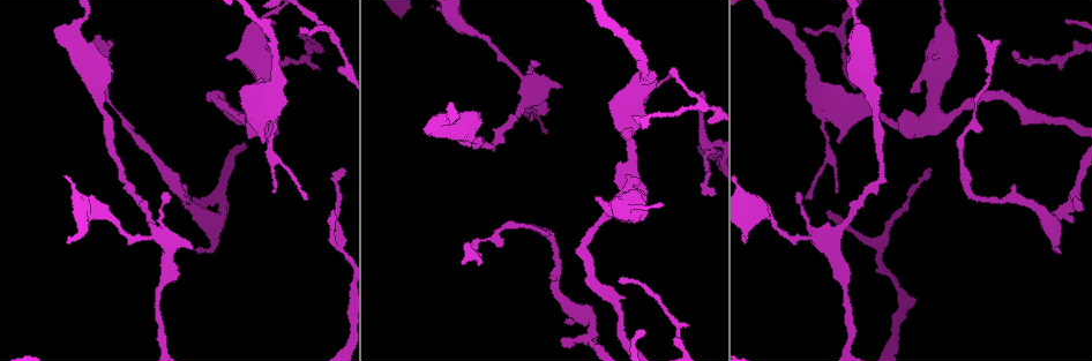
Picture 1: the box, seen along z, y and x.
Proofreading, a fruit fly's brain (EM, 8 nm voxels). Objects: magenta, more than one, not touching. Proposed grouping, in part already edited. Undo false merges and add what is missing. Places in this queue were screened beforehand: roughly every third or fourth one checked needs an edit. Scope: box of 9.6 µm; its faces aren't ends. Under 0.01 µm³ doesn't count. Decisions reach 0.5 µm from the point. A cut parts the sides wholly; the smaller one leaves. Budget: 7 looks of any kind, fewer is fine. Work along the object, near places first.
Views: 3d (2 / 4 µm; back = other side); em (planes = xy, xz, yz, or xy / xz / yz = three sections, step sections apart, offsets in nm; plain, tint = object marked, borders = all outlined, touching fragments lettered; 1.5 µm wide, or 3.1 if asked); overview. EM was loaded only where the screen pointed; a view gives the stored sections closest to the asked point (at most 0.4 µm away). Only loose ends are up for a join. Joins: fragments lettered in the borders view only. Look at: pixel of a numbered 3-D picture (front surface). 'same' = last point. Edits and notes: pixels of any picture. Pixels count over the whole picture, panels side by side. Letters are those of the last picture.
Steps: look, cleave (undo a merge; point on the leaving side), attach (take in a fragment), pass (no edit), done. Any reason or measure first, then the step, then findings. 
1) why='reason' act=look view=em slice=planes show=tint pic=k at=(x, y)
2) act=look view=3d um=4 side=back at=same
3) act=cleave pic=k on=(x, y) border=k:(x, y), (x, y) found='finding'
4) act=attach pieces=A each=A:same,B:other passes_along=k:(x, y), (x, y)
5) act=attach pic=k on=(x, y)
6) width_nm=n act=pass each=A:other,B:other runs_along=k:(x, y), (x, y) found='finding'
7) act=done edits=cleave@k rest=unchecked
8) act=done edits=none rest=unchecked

why='tapers out' act=look view=em slice=xy step=8 show=tint pic=1 at=(299, 27)

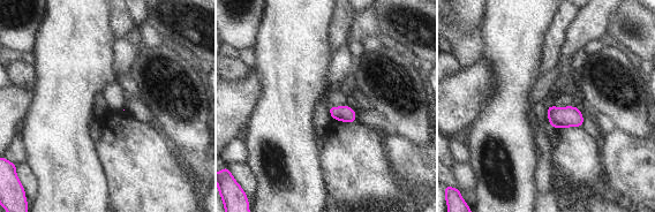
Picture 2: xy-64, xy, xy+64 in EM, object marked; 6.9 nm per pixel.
act=look view=em slice=yz step=4 show=borders at=same

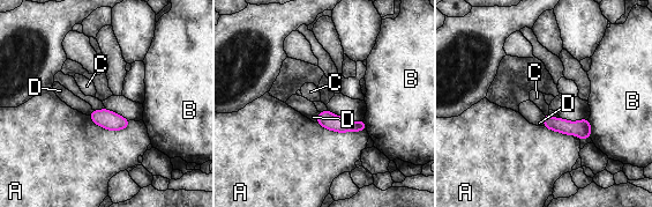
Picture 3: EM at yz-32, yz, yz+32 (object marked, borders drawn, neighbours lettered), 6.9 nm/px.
longest_contact=A:360nm act=pass each=A:other,B:other,C:other,D:other border=3:(316, 122), (337, 132), (366, 127) found='no lettered fragment goes on from it'

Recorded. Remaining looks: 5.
why='four or more arms meet' act=look view=3d um=2 pic=1 at=(457, 19)

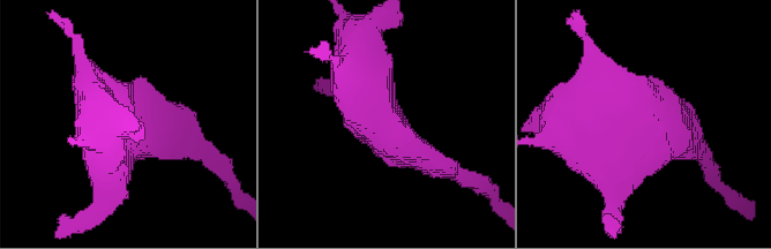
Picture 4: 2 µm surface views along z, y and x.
act=look view=em slice=planes show=tint pic=4 at=(652, 129)

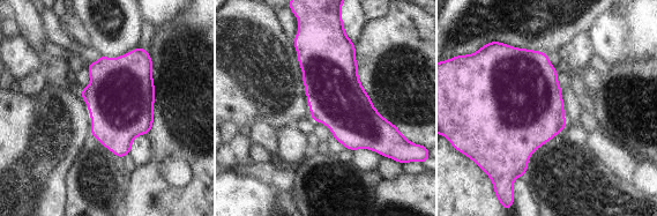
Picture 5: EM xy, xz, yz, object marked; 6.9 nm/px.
why='what lies round it' act=look view=em slice=planes show=borders at=same

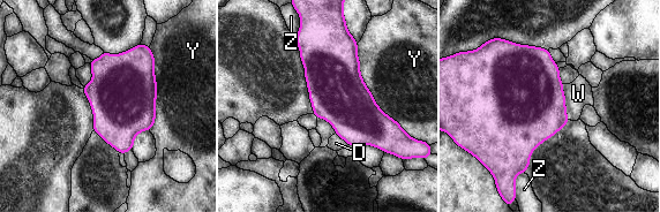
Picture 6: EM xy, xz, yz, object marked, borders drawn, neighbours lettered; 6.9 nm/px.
act=pass each=D:other,W:other,Y:other,Z:other border=6:(562, 84), (565, 114), (569, 119) found='continuous, no second neuron'

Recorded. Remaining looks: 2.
why='thin end' act=look view=em slice=xz step=8 show=tint pic=1 at=(307, 198)

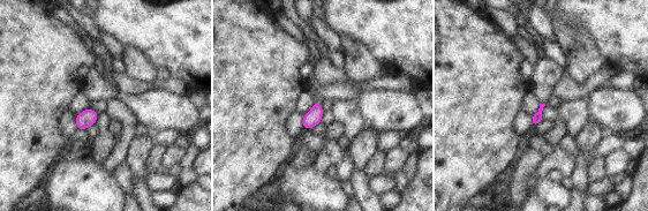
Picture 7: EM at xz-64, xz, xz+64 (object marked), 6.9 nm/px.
why='cut it another way' act=look view=em slice=planes show=borders at=same

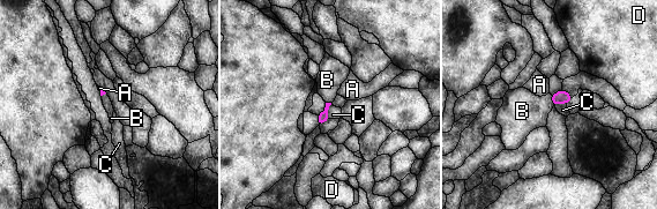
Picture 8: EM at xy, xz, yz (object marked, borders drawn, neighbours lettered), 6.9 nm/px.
act=attach pieces=B each=A:other,B:same,C:other,D:other found='it goes on there'

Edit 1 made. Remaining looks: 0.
act=done edits=attach@8 rest=unchecked

